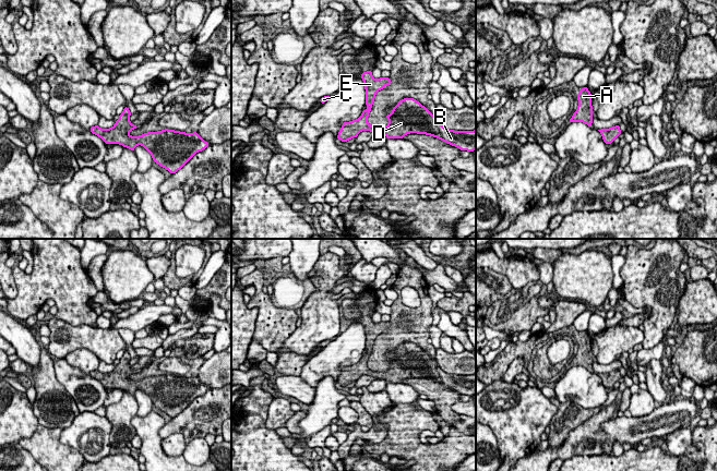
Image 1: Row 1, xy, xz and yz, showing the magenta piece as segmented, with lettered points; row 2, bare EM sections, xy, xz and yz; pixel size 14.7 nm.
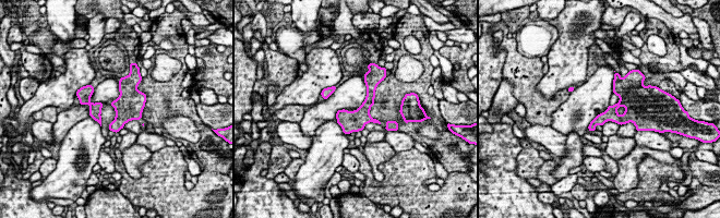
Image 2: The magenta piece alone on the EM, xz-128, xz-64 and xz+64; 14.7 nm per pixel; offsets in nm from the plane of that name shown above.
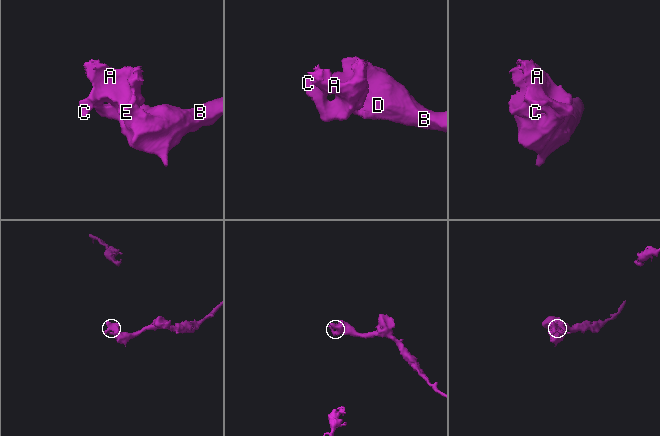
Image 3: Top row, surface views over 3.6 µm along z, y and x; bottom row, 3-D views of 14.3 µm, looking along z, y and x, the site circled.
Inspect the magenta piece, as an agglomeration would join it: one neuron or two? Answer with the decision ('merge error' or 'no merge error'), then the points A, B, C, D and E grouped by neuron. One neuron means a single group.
no merge error; A B C D E

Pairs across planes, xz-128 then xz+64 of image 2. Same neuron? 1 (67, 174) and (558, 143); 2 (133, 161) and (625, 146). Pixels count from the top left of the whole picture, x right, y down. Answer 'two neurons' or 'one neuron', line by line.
1: two neurons
2: one neuron

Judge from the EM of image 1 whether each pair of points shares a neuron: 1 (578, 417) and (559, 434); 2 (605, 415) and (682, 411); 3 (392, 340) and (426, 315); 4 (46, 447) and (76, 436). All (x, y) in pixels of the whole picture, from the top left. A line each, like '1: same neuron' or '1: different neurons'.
1: same neuron
2: different neurons
3: same neuron
4: different neurons

